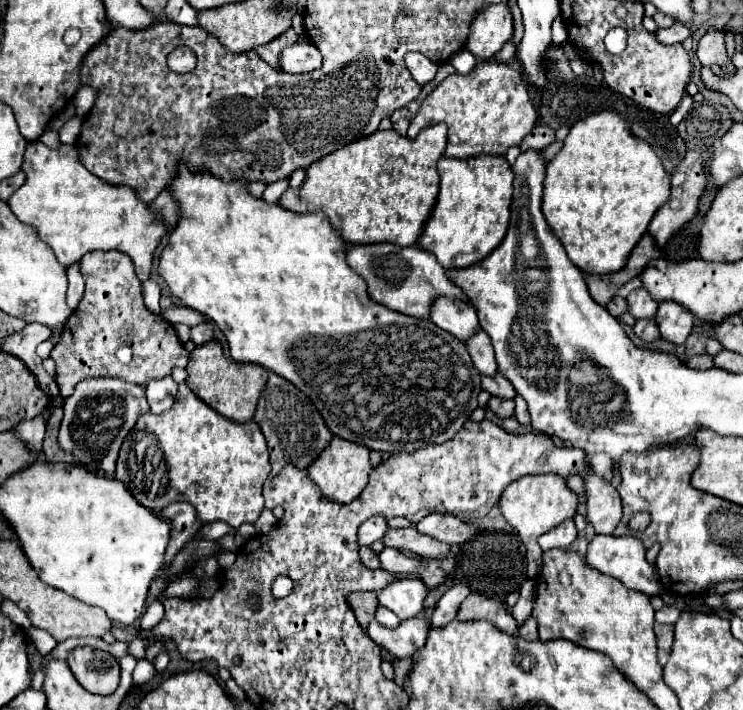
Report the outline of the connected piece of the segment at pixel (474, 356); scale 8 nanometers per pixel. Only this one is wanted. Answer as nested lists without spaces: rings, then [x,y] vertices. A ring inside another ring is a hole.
[[[481,328],[475,332],[475,338],[471,338],[471,342],[467,342],[465,346],[467,346],[467,352],[469,352],[475,368],[481,374],[491,376],[491,374],[497,372],[497,362],[495,362],[491,340],[487,338],[487,334]]]

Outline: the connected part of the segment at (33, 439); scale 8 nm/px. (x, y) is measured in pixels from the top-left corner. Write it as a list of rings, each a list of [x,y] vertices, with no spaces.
[[[39,414],[31,420],[23,420],[19,422],[13,430],[19,434],[19,438],[23,442],[27,442],[27,446],[31,446],[33,450],[41,450],[41,442],[43,442],[43,434],[45,434],[45,416]]]

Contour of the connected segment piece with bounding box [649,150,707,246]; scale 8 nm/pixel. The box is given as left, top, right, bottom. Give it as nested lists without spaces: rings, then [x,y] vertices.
[[[687,150],[683,156],[683,162],[675,168],[675,174],[671,174],[671,198],[659,208],[659,214],[649,224],[649,234],[655,238],[657,246],[663,246],[683,224],[687,224],[699,208],[699,198],[707,186],[707,176],[705,176],[705,160],[701,158],[699,152]]]

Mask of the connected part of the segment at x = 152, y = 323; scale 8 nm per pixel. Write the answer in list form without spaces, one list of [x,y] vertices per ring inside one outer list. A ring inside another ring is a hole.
[[[89,252],[79,264],[85,278],[85,294],[51,350],[51,358],[57,364],[55,382],[63,398],[69,398],[75,384],[85,378],[121,378],[145,386],[151,380],[169,376],[175,366],[187,366],[189,352],[179,342],[173,326],[143,306],[141,282],[127,254]],[[121,346],[133,350],[129,364],[121,364],[115,356]]]

